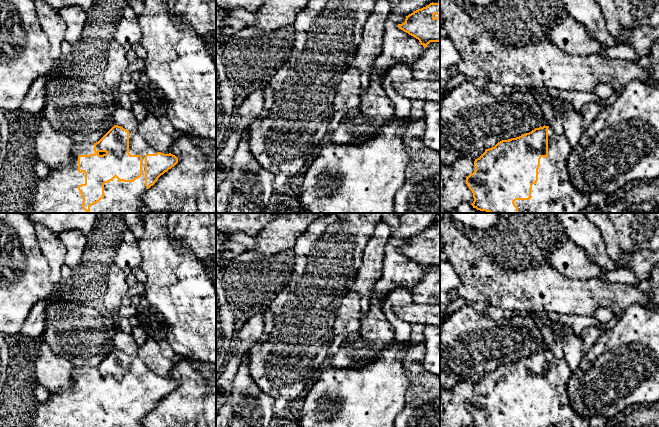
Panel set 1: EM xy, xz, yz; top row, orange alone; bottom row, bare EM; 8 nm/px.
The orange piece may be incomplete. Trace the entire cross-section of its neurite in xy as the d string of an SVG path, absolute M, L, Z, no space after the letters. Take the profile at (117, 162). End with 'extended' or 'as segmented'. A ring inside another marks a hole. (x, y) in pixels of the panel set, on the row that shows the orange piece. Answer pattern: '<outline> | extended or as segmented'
M114 125L96 143L74 143L72 147L72 163L59 170L50 170L46 178L39 178L33 198L33 213L152 213L143 201L144 193L155 184L158 178L178 163L178 158L169 153L156 152L138 132L129 132L121 126Z | extended

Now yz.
M545 125L519 137L498 142L475 159L475 171L466 178L474 198L471 205L489 213L579 213L590 205L590 195L577 190L571 181L567 164L571 151L566 136L556 134Z | extended

